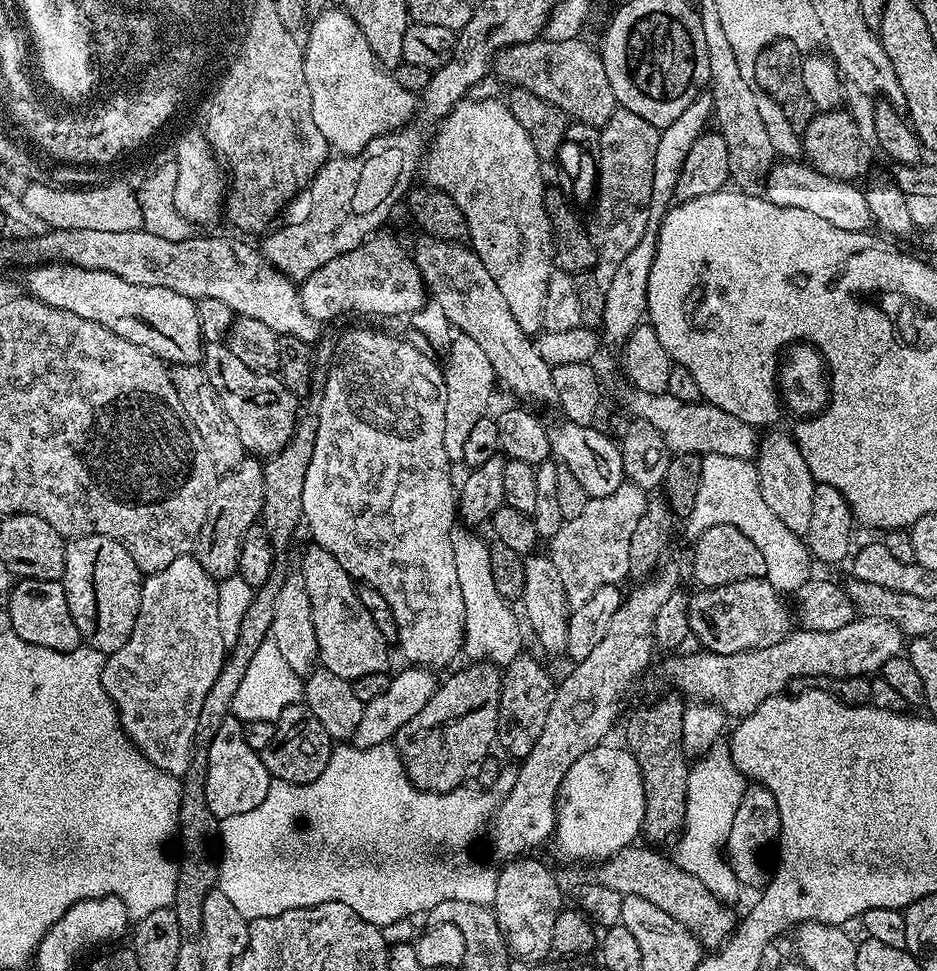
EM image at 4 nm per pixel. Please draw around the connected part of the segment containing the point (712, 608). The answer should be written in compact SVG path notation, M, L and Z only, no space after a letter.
M763 578L700 588L688 597L690 633L701 649L714 654L738 654L774 646L774 642L785 640L794 628L793 613L789 605L788 608L784 605L783 598L778 589Z

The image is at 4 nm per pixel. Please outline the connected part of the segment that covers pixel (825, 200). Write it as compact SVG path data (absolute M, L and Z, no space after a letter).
M784 158L773 163L763 181L762 192L767 200L774 202L774 206L795 206L797 210L807 210L809 214L830 222L830 226L838 226L838 230L866 232L873 227L874 221L864 197L864 188L856 186L847 180L826 178L826 174L799 159Z

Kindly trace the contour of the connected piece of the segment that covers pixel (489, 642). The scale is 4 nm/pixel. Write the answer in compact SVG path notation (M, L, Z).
M456 528L451 534L454 549L454 566L457 567L458 586L462 589L464 619L463 653L476 662L489 662L499 667L507 667L521 655L523 623L513 610L515 608L495 589L494 578L490 573L489 543L472 534L471 529Z

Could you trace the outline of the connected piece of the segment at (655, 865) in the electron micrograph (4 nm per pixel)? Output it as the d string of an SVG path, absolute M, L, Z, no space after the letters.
M629 846L599 861L595 865L595 883L610 886L610 890L618 890L618 894L623 897L646 898L646 902L658 906L658 910L666 910L674 922L682 922L682 926L686 926L690 935L696 937L705 949L720 949L735 932L738 916L724 905L727 903L721 897L715 896L701 880L694 878L694 874L677 866L675 859L664 860L660 853L663 851L652 846L636 847Z

